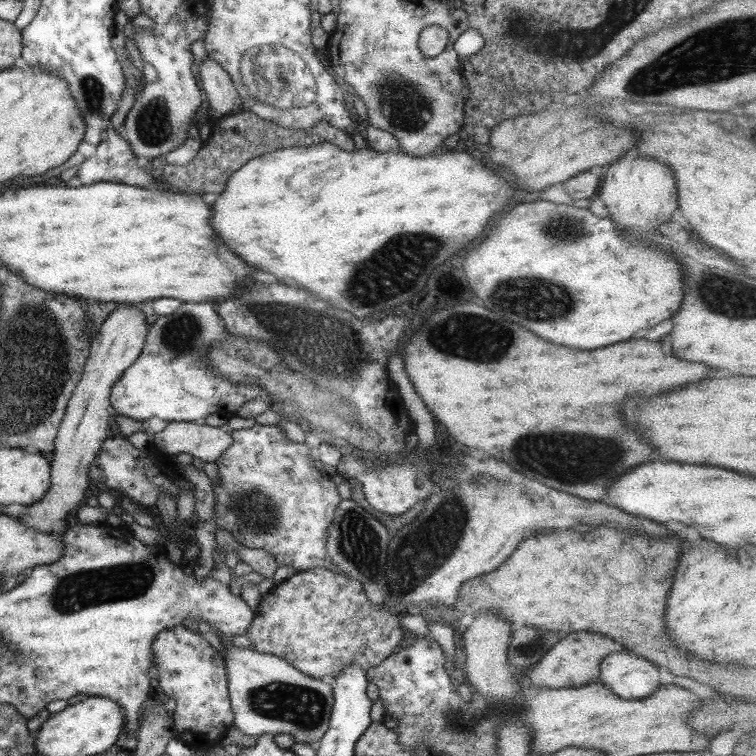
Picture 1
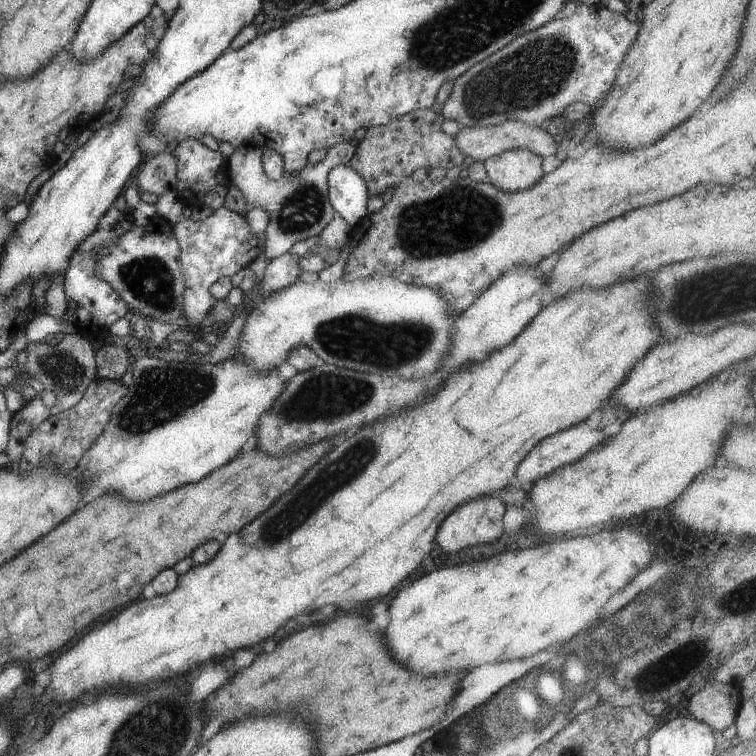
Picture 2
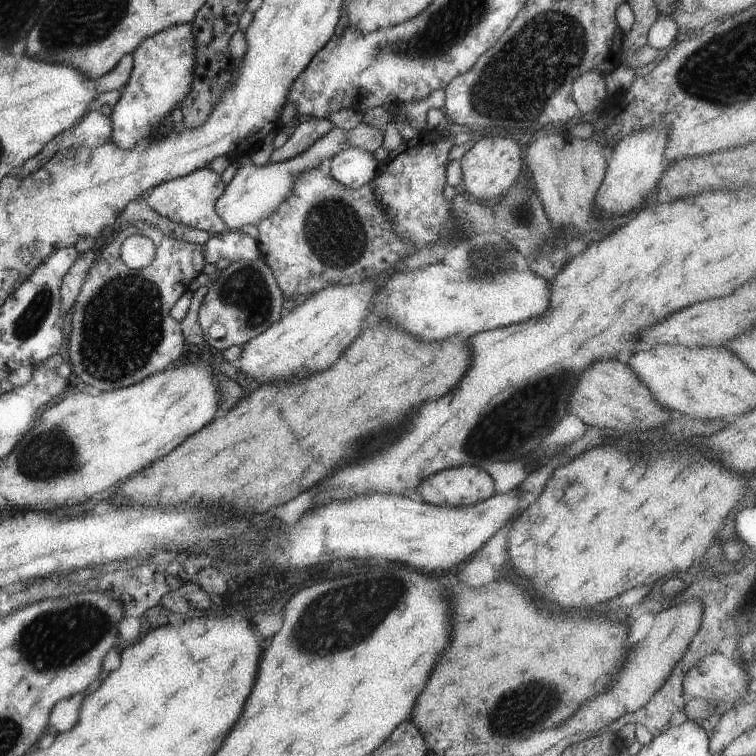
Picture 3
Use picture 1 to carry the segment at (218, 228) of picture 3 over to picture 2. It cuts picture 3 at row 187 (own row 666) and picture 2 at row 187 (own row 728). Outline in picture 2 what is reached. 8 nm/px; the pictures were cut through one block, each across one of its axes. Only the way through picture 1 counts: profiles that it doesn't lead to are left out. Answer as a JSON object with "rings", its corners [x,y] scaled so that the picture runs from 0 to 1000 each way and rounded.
{"rings":[[[261,184],[237,187],[226,196],[233,214],[231,251],[237,257],[250,254],[258,261],[250,272],[276,272],[278,278],[292,274],[295,262],[304,246],[300,233],[300,213],[290,200],[279,200],[266,192]]]}

